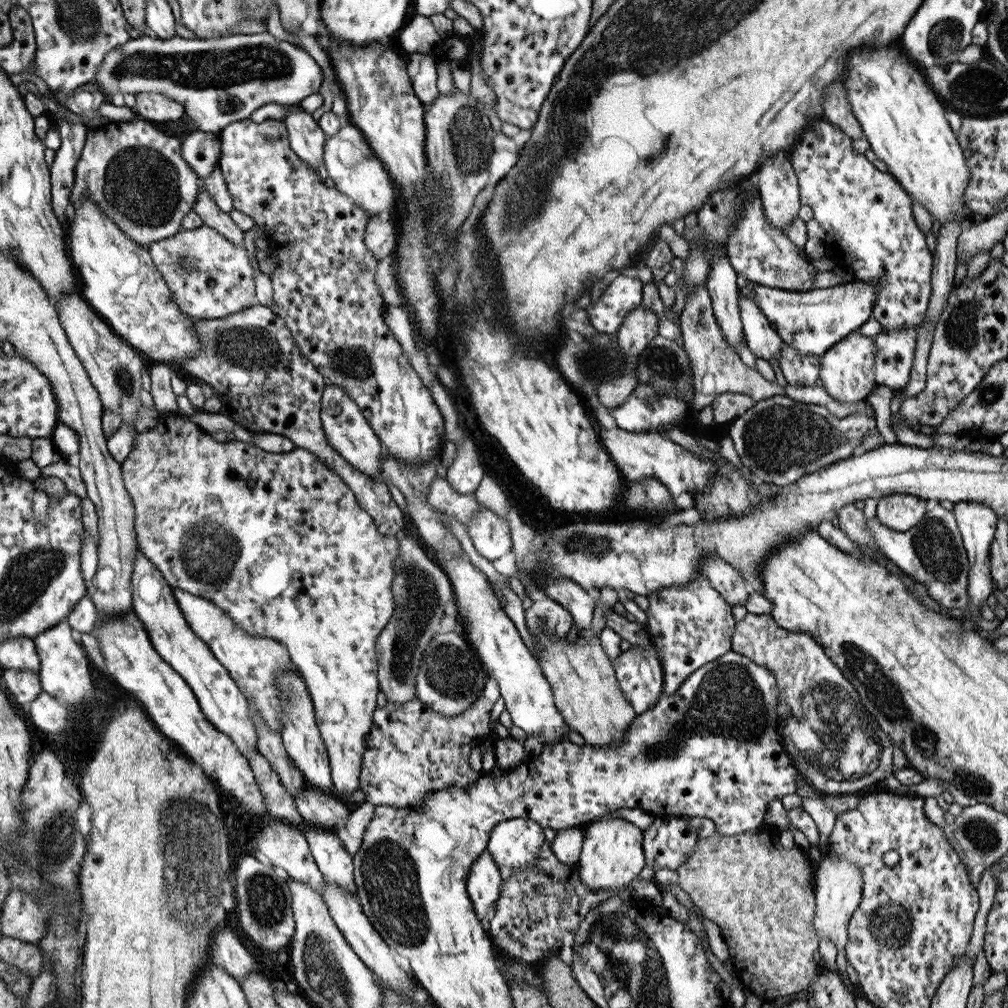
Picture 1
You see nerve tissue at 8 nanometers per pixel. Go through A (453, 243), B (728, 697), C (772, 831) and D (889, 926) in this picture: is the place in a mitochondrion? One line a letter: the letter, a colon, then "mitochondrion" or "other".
A: other
B: mitochondrion
C: other
D: mitochondrion

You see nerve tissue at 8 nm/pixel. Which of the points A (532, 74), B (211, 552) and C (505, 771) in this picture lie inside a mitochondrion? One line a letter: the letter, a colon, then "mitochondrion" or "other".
A: other
B: mitochondrion
C: other

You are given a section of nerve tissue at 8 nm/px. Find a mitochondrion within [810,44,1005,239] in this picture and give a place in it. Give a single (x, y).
(966, 76)

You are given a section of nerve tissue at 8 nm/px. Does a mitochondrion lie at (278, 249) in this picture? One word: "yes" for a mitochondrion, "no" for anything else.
no

